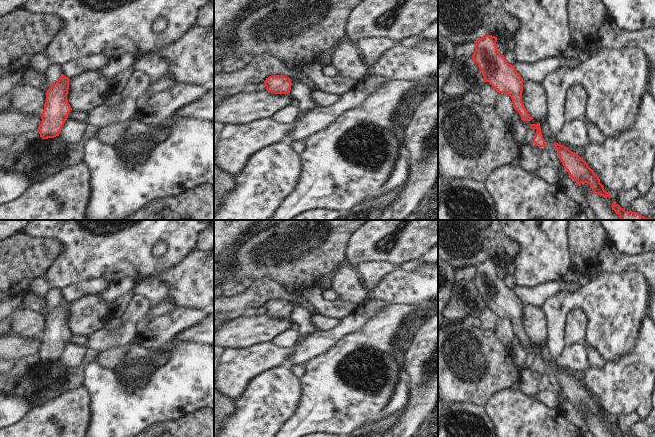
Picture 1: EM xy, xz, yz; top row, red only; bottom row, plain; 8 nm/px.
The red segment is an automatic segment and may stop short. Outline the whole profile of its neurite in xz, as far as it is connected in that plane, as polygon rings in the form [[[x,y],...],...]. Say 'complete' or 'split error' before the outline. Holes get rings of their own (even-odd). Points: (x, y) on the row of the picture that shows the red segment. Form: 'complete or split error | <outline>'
complete | [[[273,75],[264,81],[266,90],[274,94],[289,94],[291,90],[291,79],[283,75]]]

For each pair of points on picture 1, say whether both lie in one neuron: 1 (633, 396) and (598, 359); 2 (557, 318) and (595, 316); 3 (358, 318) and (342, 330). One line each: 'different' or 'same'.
1: different
2: same
3: same

